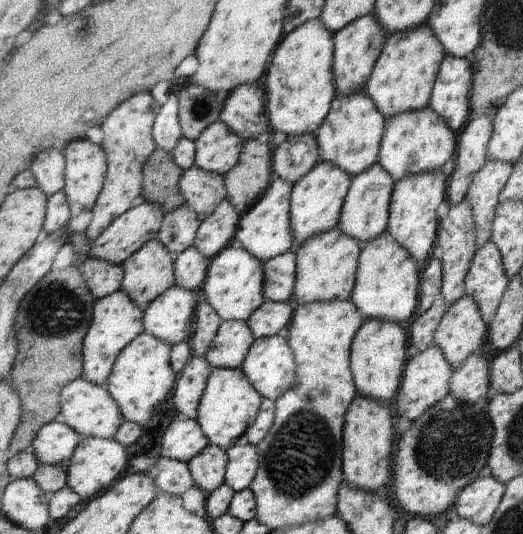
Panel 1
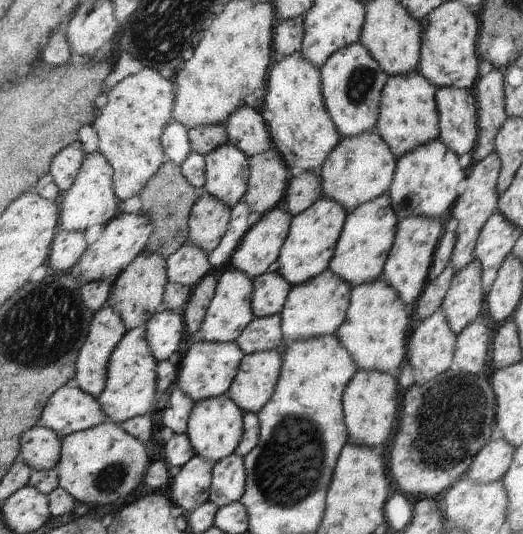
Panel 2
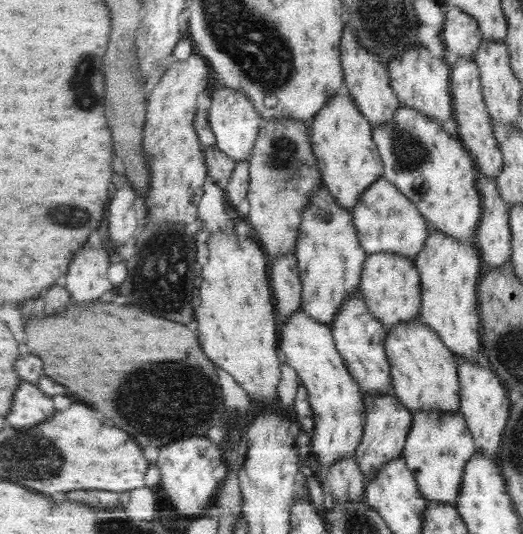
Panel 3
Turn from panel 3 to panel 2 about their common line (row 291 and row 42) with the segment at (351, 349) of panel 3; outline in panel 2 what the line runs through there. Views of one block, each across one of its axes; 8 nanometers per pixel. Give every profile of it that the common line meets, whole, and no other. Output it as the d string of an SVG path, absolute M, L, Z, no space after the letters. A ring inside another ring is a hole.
M363 42L335 52L320 68L327 110L343 137L353 138L377 127L381 115L383 91L390 79Z

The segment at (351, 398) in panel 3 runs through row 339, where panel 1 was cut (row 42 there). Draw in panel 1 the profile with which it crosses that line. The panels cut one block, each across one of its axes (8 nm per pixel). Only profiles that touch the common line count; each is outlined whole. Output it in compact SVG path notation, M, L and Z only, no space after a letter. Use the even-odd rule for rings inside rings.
M309 20L303 26L285 34L272 57L264 87L267 88L267 112L273 130L286 136L315 134L326 120L331 104L338 95L335 84L335 32L319 20Z

